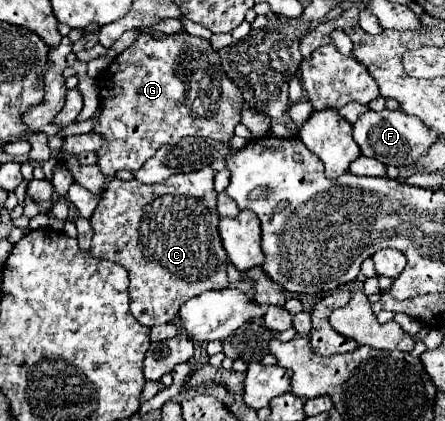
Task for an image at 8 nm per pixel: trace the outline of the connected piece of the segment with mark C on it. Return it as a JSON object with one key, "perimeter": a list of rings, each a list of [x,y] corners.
{"perimeter":[[[205,166],[203,170],[171,176],[161,184],[141,184],[137,180],[123,182],[113,178],[107,184],[105,196],[97,204],[91,216],[93,228],[93,244],[91,254],[95,258],[105,258],[115,264],[121,264],[129,272],[129,300],[131,312],[143,326],[157,326],[171,322],[179,306],[199,296],[207,290],[221,290],[227,288],[227,266],[229,256],[219,238],[219,214],[215,210],[217,194],[213,190],[213,168]]]}

